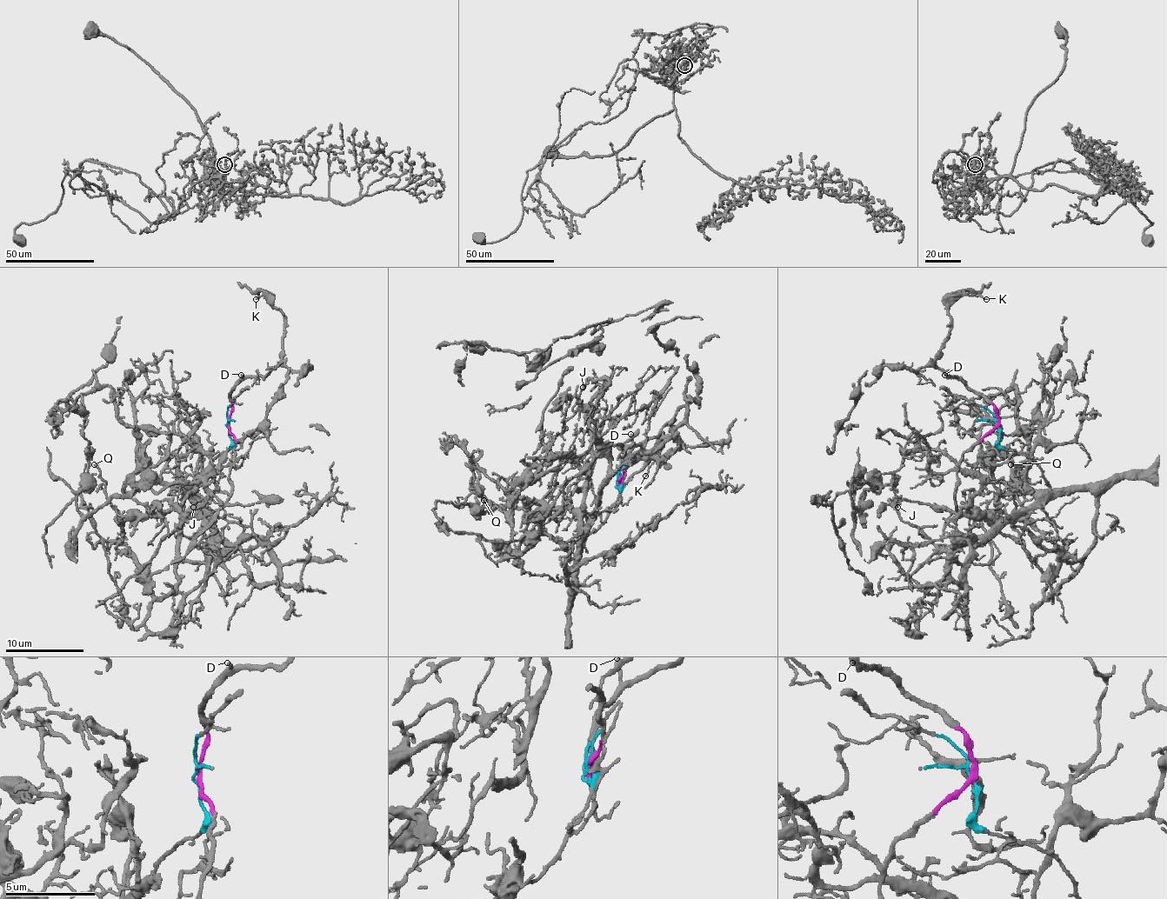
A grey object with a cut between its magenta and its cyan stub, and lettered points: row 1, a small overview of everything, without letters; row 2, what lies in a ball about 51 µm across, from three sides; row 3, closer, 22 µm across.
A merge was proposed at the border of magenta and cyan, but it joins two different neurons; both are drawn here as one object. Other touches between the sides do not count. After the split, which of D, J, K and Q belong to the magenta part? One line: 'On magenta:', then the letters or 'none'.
On magenta: D, K

